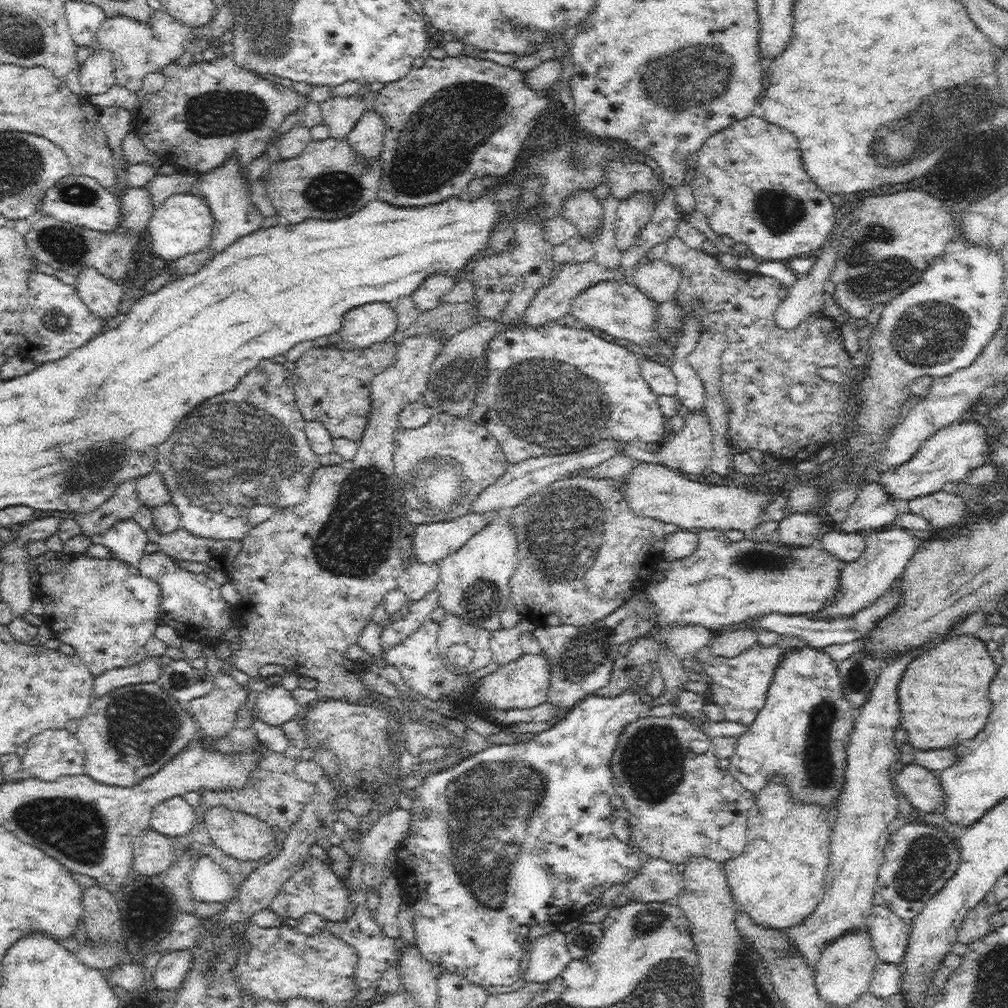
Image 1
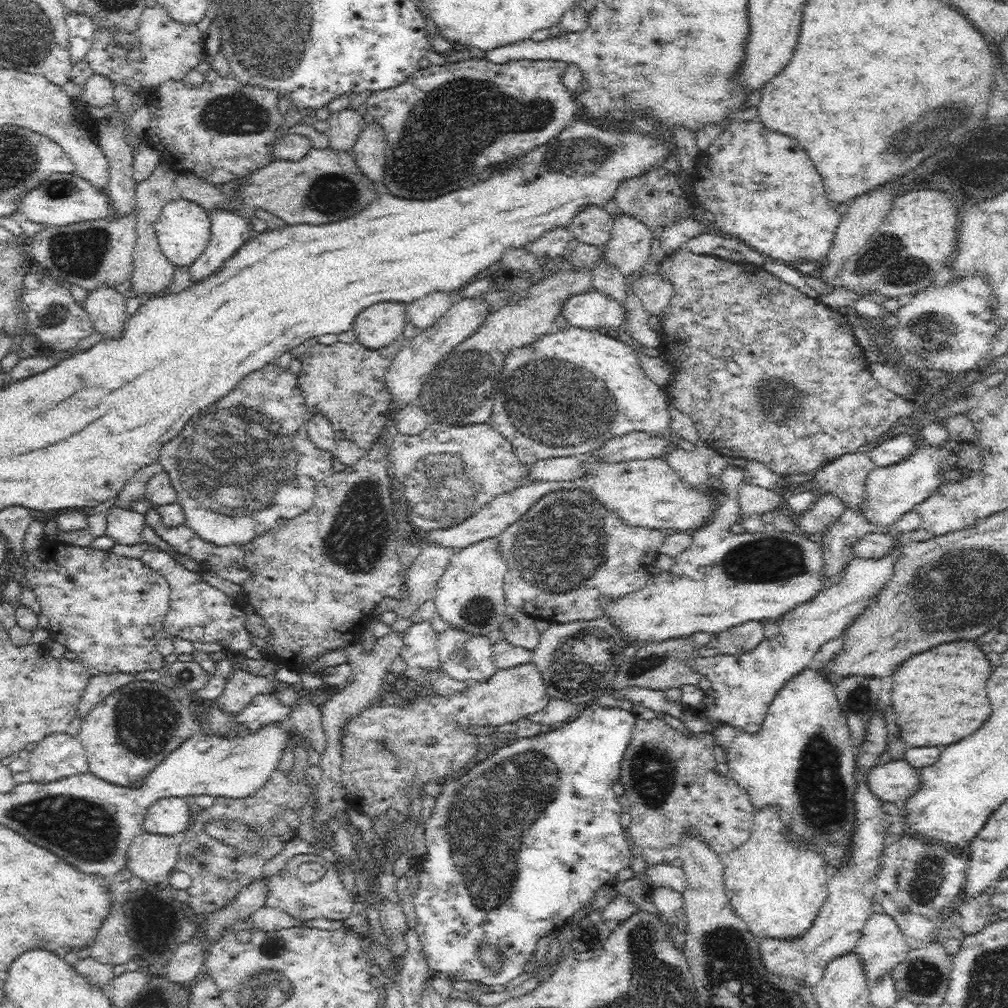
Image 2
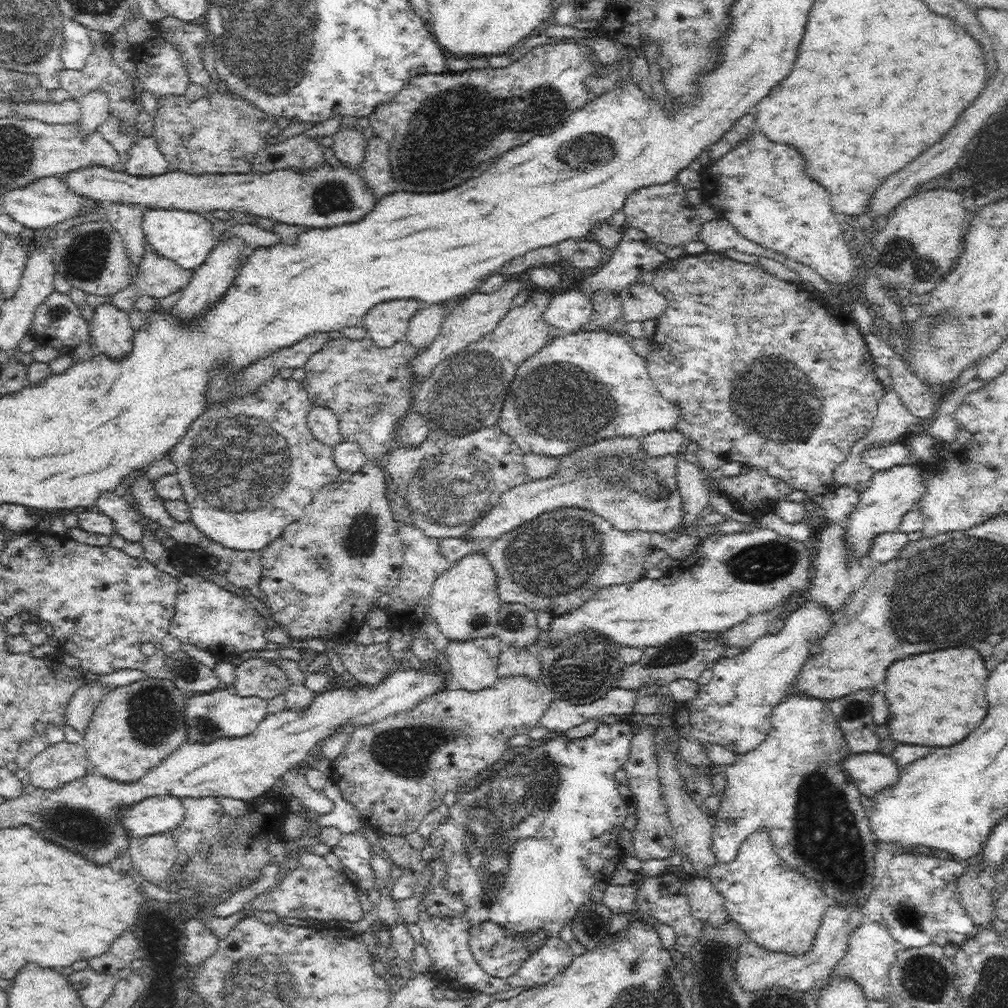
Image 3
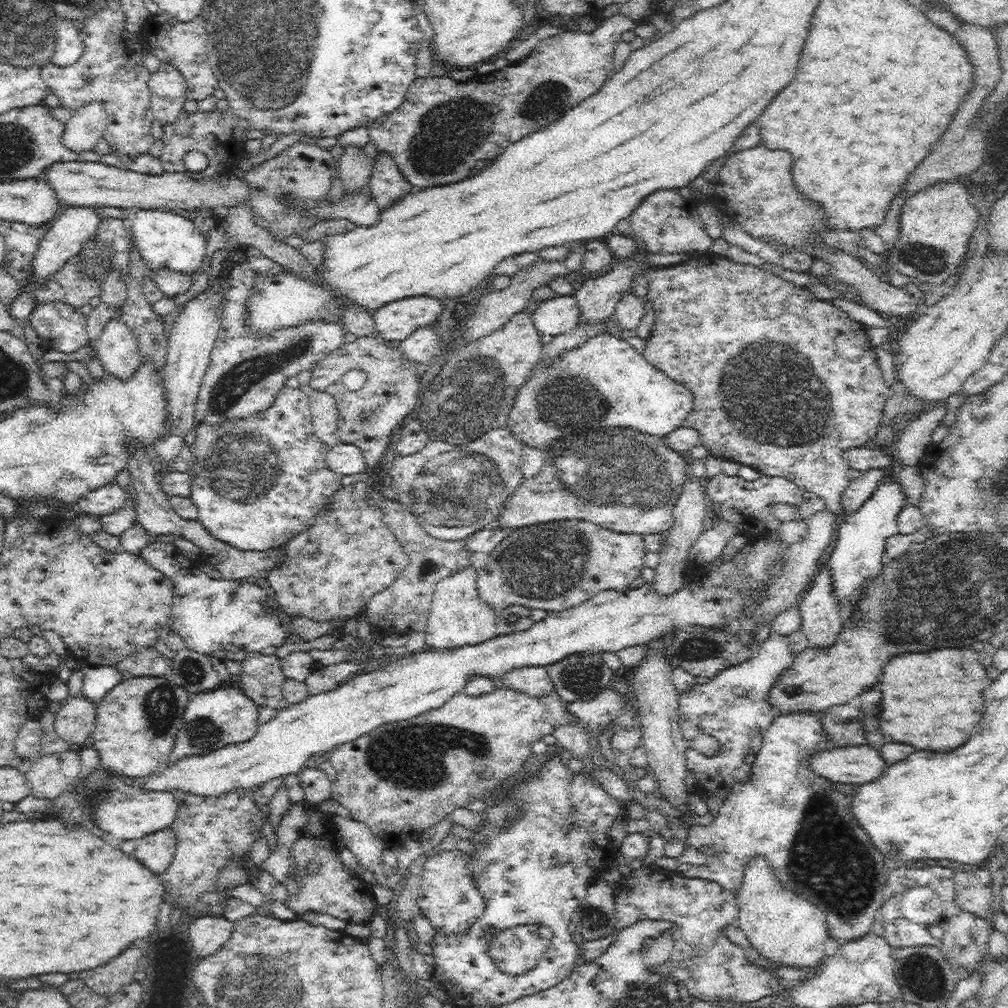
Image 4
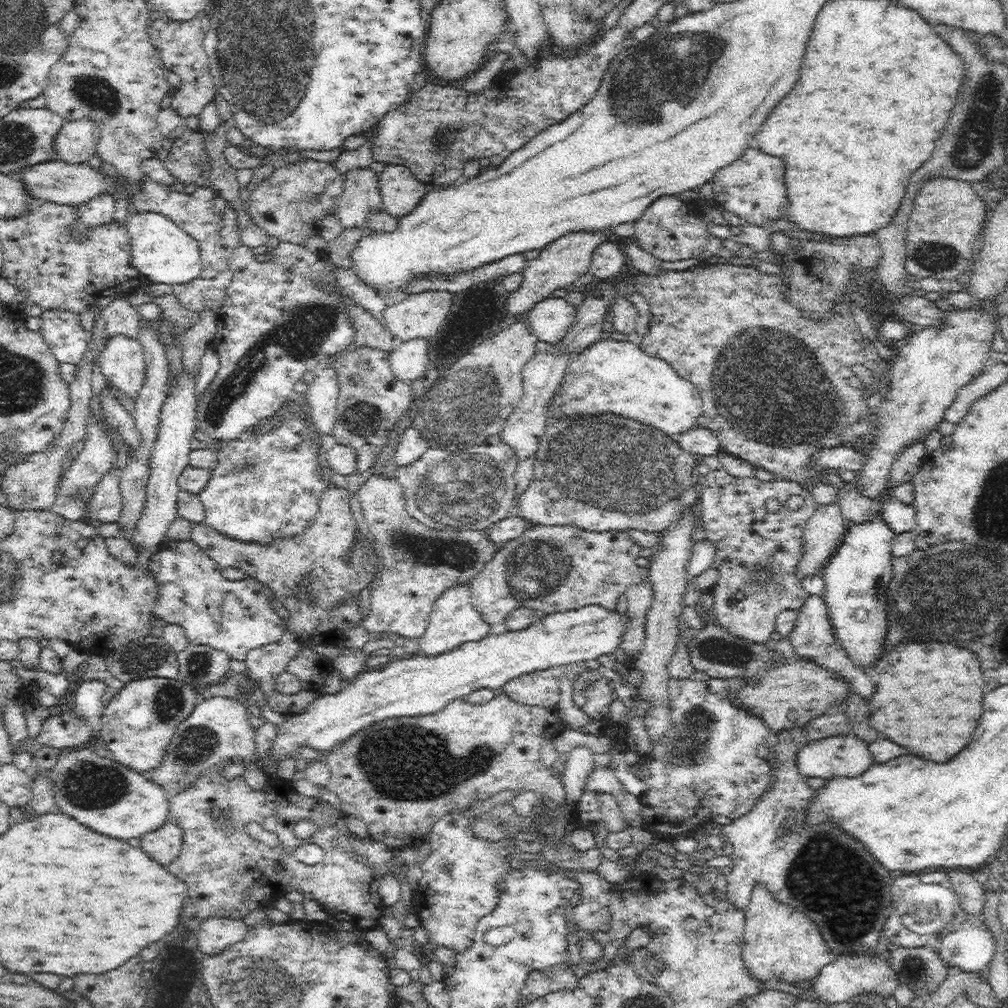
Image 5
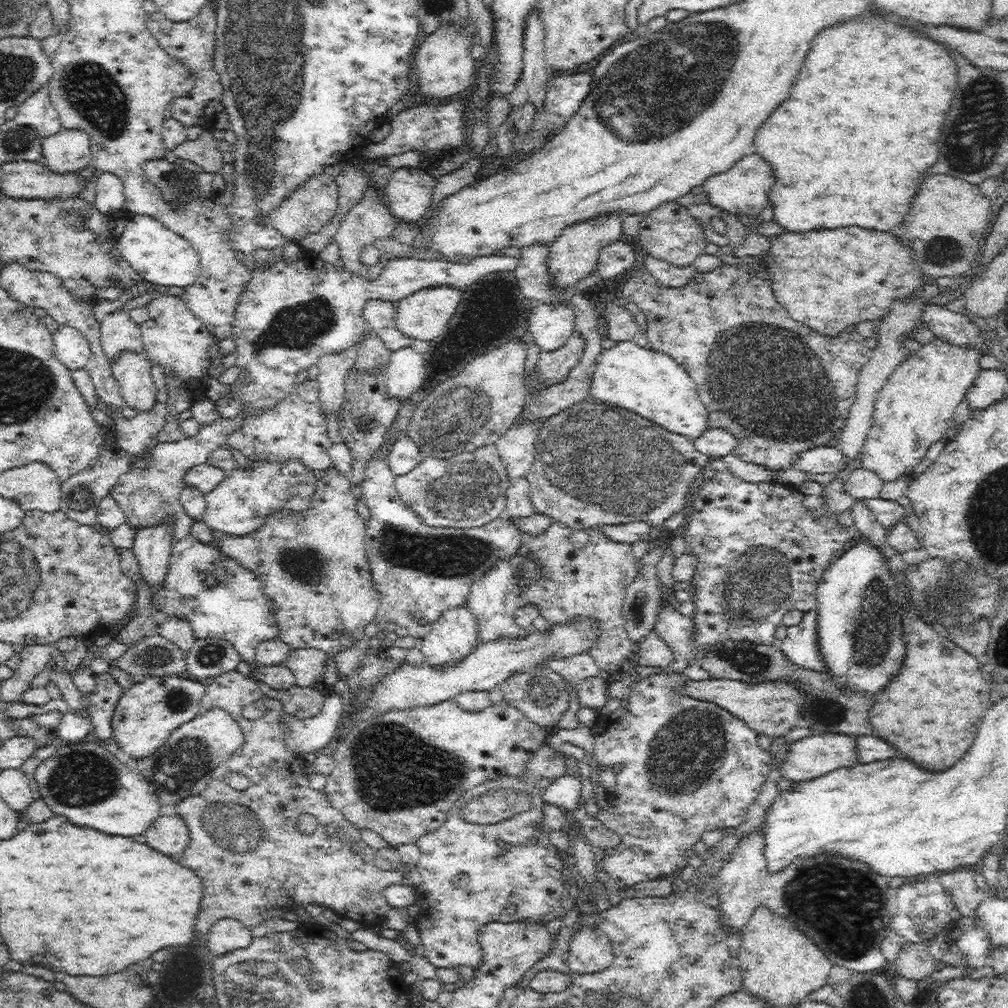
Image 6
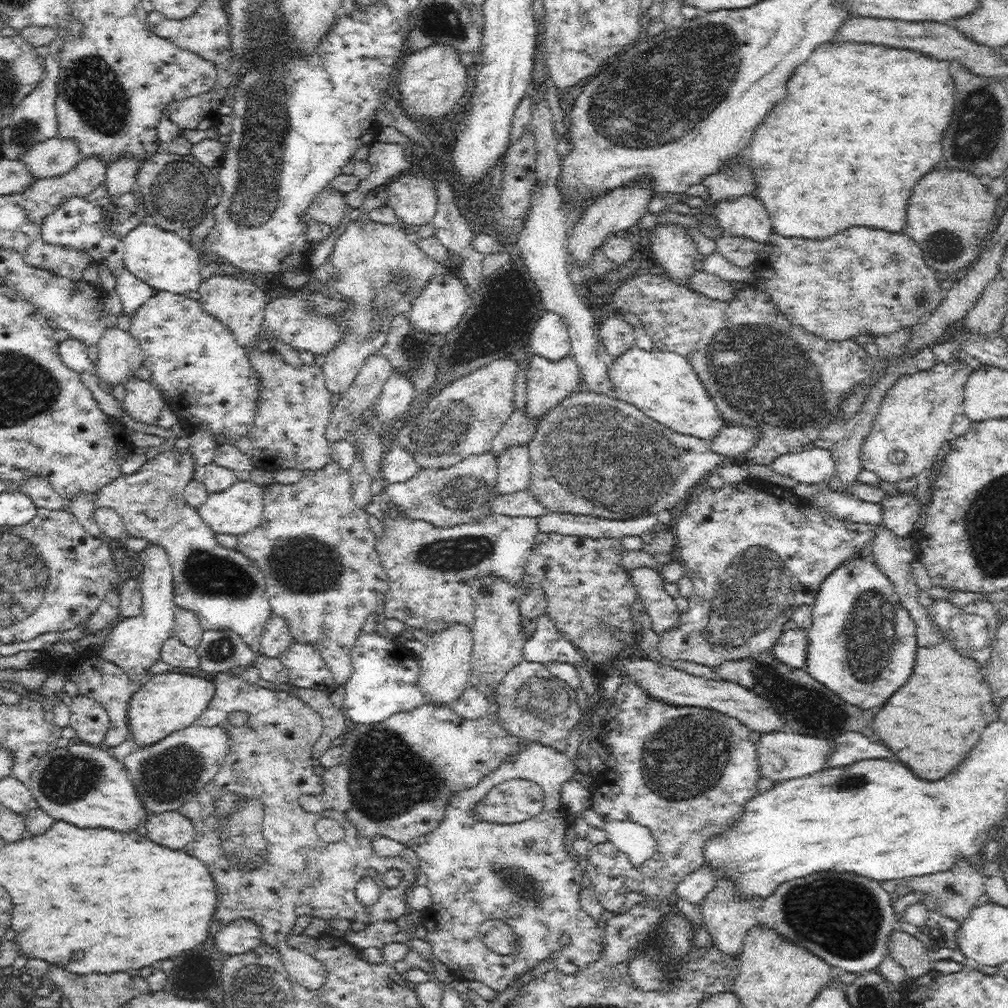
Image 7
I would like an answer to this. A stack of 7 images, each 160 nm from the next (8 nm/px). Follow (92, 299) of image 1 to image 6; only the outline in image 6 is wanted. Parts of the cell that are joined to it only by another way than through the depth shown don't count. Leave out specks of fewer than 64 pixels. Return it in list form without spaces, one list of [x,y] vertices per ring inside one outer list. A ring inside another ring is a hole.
[[[130,348],[118,350],[110,359],[112,376],[119,385],[126,407],[141,412],[154,405],[159,391],[150,371],[153,363],[145,350],[136,352]]]

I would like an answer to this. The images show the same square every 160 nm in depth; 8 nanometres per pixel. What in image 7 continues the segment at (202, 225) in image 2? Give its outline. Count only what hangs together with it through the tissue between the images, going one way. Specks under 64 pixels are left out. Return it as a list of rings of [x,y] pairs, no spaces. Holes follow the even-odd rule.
[[[145,219],[126,232],[123,244],[123,264],[134,277],[150,288],[179,295],[197,291],[202,281],[202,255],[185,236],[162,228],[155,221]]]

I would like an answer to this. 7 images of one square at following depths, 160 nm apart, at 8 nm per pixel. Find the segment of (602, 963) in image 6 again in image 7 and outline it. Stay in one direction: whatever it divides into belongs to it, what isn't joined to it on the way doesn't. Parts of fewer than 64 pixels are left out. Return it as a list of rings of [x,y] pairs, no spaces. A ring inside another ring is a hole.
[[[530,741],[522,746],[514,764],[504,764],[496,769],[494,774],[484,777],[472,790],[456,795],[452,804],[448,805],[443,823],[435,831],[407,842],[406,846],[418,857],[420,867],[417,872],[428,876],[425,886],[430,891],[430,905],[423,909],[420,923],[426,927],[423,940],[428,942],[433,955],[449,968],[454,978],[479,980],[495,991],[503,991],[511,979],[536,967],[541,960],[549,957],[553,957],[555,966],[568,975],[586,970],[602,958],[607,945],[607,933],[598,926],[595,918],[580,906],[577,896],[582,887],[583,871],[569,857],[563,844],[563,835],[569,824],[564,821],[567,810],[561,802],[560,789],[566,781],[573,778],[574,770],[575,762],[568,758],[568,754]],[[514,777],[530,779],[542,788],[544,803],[540,814],[514,824],[480,822],[468,815],[470,805],[481,800],[498,782]],[[526,842],[531,842],[532,845],[526,847]],[[508,904],[522,907],[517,918],[508,917]],[[492,919],[506,922],[521,939],[521,947],[516,954],[500,955],[481,945],[478,938],[481,924]],[[564,932],[569,934],[571,940],[565,947],[561,947],[559,937]]]

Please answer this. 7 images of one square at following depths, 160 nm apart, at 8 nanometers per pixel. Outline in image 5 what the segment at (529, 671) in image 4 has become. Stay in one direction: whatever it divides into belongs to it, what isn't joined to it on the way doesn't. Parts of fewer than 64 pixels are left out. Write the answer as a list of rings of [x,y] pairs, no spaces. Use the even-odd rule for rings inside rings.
[[[552,669],[536,670],[528,672],[508,680],[503,684],[503,692],[512,697],[512,700],[518,700],[524,704],[536,704],[540,706],[555,706],[560,698],[561,690],[558,685],[559,678],[554,676]]]

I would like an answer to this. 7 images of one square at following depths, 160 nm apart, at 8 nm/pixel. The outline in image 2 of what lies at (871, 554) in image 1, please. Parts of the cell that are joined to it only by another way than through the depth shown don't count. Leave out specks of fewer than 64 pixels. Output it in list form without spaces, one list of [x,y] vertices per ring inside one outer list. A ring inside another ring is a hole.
[[[893,531],[892,538],[892,544],[886,550],[886,554],[864,560],[853,558],[848,564],[842,566],[842,570],[838,572],[835,580],[830,581],[814,600],[801,604],[784,615],[778,621],[779,633],[774,638],[764,638],[751,651],[739,655],[719,654],[710,657],[694,657],[692,660],[694,669],[698,671],[698,674],[707,676],[711,682],[711,687],[706,691],[705,698],[694,709],[695,713],[704,719],[714,719],[741,731],[757,732],[764,721],[773,696],[784,686],[784,682],[788,678],[792,678],[804,666],[814,663],[813,656],[819,648],[825,642],[843,636],[849,626],[871,605],[872,601],[877,599],[887,584],[890,584],[895,573],[896,563],[902,556],[907,542],[904,535],[895,531]]]

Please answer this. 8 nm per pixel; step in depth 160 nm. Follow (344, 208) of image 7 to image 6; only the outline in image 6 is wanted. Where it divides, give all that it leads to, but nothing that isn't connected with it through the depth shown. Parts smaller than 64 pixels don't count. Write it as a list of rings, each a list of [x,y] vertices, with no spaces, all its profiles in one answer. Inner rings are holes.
[[[324,169],[318,170],[294,190],[290,190],[290,194],[284,194],[284,198],[280,198],[276,206],[268,208],[268,214],[265,215],[266,224],[278,231],[286,243],[299,244],[306,236],[322,230],[330,223],[336,210],[338,194],[337,180],[325,173]]]

